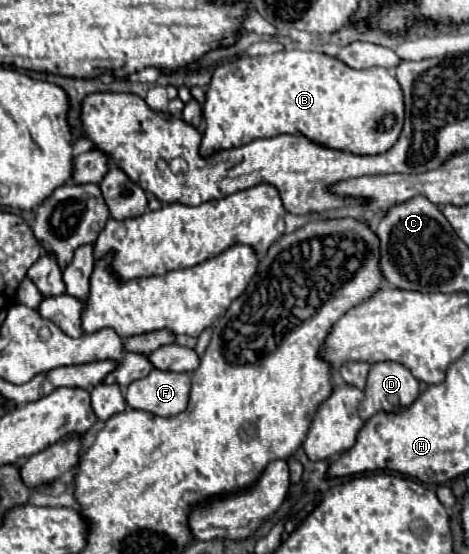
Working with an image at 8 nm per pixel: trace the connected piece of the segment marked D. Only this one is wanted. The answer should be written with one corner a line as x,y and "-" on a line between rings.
377,362
369,370
365,398
359,404
359,416
369,420
379,410
409,406
419,394
419,382
399,362

